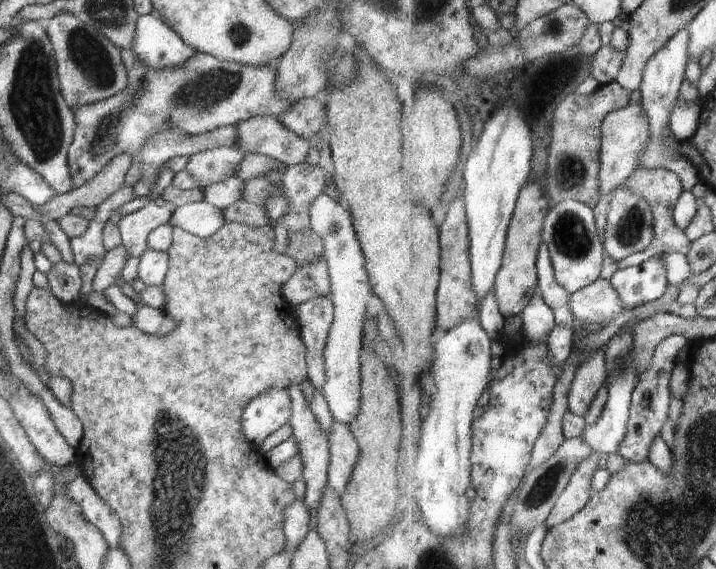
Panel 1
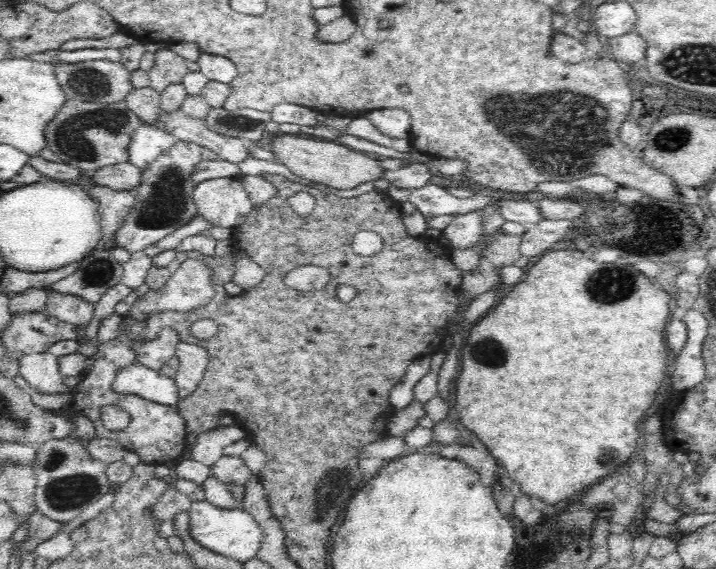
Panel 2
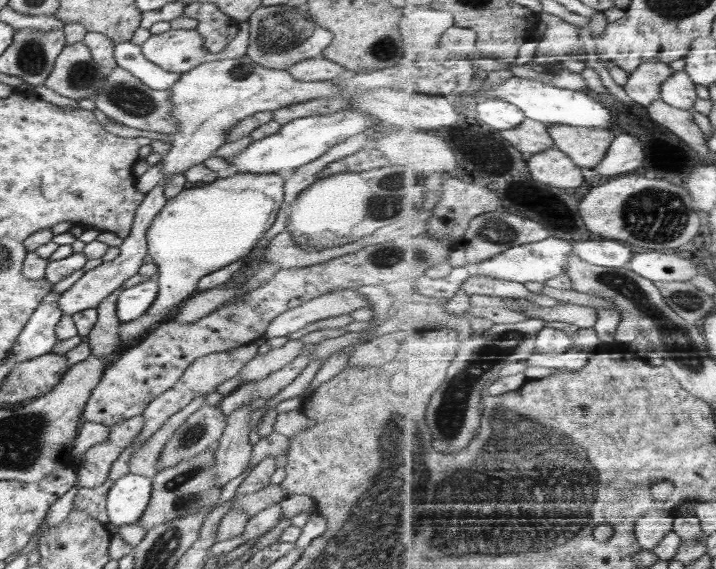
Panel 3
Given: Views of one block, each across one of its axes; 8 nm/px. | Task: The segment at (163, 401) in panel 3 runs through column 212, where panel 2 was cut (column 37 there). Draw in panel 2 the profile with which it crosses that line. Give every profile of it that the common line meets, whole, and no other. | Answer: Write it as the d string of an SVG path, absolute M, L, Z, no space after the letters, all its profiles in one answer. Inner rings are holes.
M49 351L42 354L30 354L19 360L19 375L28 381L36 391L46 394L72 393L66 387L59 371L58 357Z

